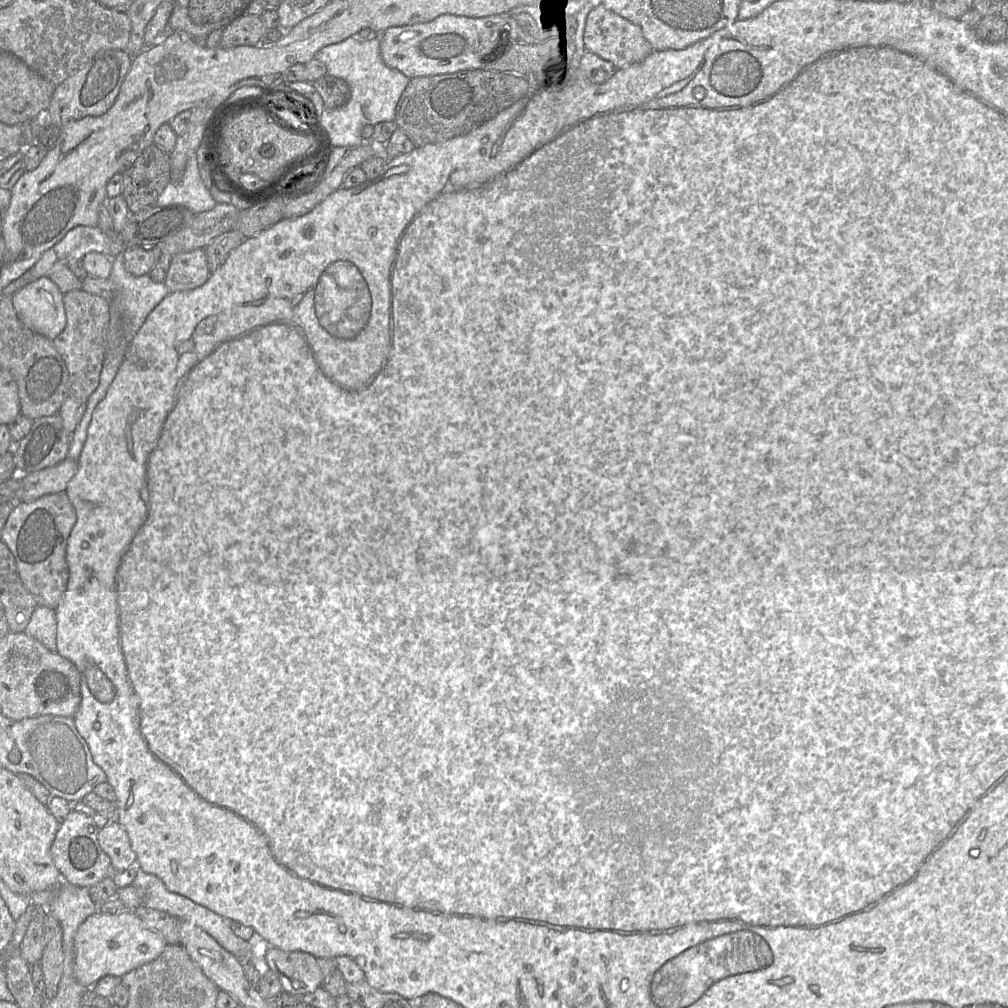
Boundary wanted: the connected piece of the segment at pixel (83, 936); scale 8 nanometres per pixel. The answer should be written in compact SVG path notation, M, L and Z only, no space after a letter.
M133 911L118 914L95 913L78 928L74 938L73 973L85 987L92 987L104 976L121 978L126 973L154 961L167 946L157 933L148 929Z

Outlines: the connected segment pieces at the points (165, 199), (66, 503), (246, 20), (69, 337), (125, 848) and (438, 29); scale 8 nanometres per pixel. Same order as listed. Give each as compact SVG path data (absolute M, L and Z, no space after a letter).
M191 156L189 158L187 165L186 165L186 169L184 171L182 178L180 179L180 181L172 180L172 171L171 171L171 181L166 185L164 190L161 192L161 194L157 198L156 205L167 206L167 205L172 205L172 204L183 205L183 206L187 207L188 209L190 209L195 214L209 211L212 208L214 208L214 206L217 204L217 202L212 197L210 190L204 185L204 183L201 179L196 156Z
M65 492L47 494L34 501L16 502L4 526L1 541L13 554L17 574L38 606L55 609L67 587L67 541L77 521L75 508Z
M248 13L222 29L220 46L233 48L258 45L266 31L261 17Z
M83 289L69 291L64 294L63 299L66 325L52 342L66 363L70 396L87 400L100 382L110 320L109 301Z
M111 820L100 828L97 840L110 859L111 872L123 871L136 865L136 855L130 846L127 833L116 821Z
M498 14L482 18L470 18L455 15L441 15L432 21L413 25L390 27L379 35L380 52L384 63L394 69L399 70L409 79L433 76L439 74L450 74L465 70L485 70L485 57L496 52L503 52L507 43L511 41L521 42L522 30L515 18L510 14Z

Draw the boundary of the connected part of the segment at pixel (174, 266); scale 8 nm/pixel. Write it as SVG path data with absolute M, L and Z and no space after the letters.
M200 248L174 255L164 283L169 293L188 291L202 286L210 274L206 252Z

